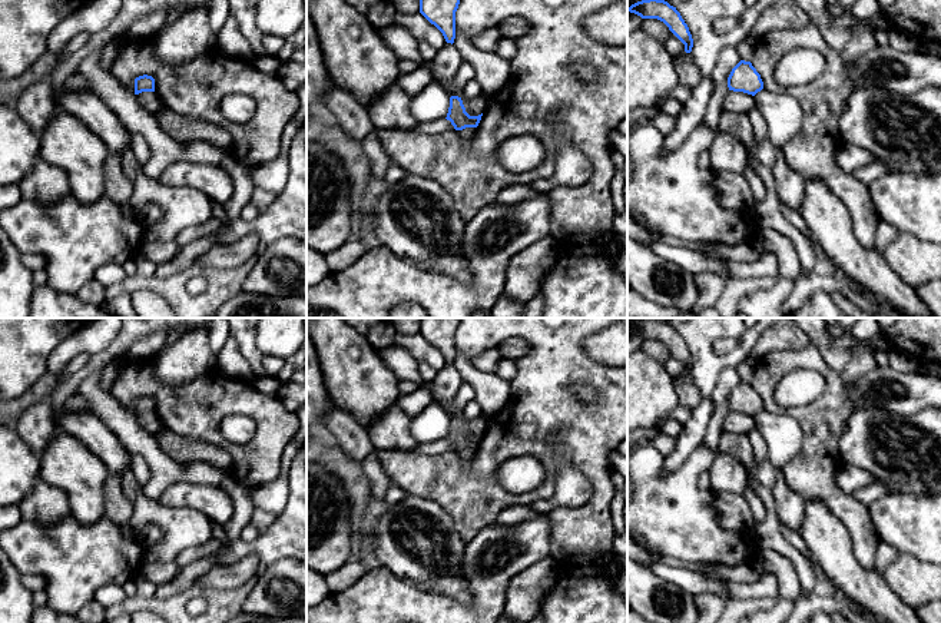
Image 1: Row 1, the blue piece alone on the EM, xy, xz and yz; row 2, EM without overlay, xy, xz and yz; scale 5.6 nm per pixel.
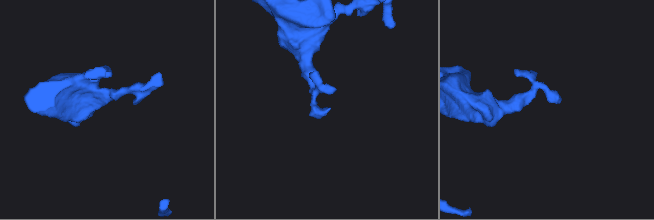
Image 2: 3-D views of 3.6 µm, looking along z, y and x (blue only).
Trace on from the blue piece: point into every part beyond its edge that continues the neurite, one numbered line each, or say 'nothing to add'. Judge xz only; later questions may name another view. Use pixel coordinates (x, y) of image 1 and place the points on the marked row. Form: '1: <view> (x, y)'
nothing to add

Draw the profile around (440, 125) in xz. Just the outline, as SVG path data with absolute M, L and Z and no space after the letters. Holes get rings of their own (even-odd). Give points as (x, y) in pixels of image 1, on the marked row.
M437 119L434 122L423 122L415 126L415 132L425 135L438 135L453 130L454 126L447 119Z

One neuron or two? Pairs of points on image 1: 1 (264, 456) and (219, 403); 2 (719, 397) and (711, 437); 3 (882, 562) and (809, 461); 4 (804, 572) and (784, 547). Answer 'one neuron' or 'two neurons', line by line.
1: one neuron
2: one neuron
3: two neurons
4: one neuron

